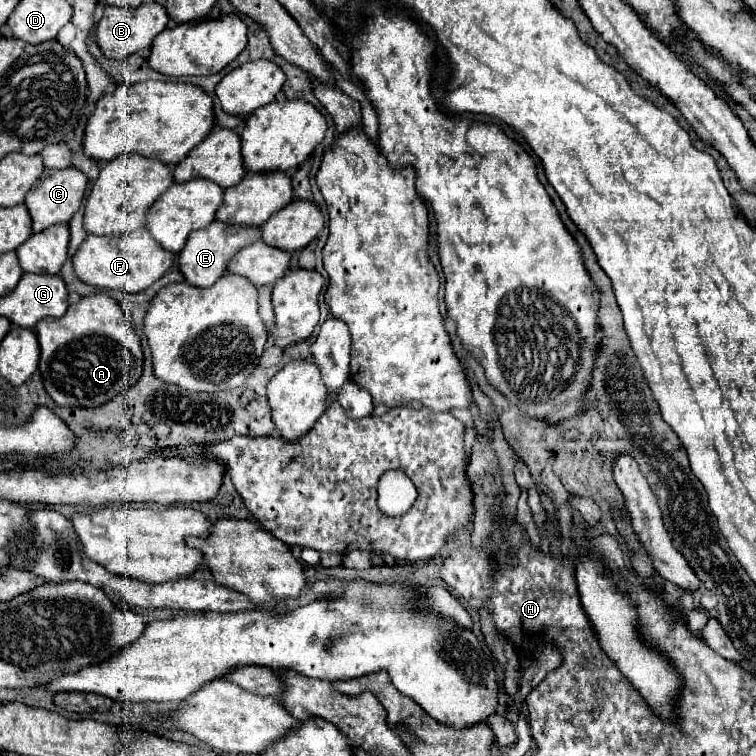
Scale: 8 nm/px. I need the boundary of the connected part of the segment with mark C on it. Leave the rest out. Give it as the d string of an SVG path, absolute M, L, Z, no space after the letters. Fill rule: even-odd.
M74 168L48 170L46 176L42 176L40 182L34 186L34 190L26 194L26 200L24 200L32 216L32 230L42 232L44 228L54 224L68 224L70 218L80 208L84 192L86 192L86 176L80 170L74 170Z

